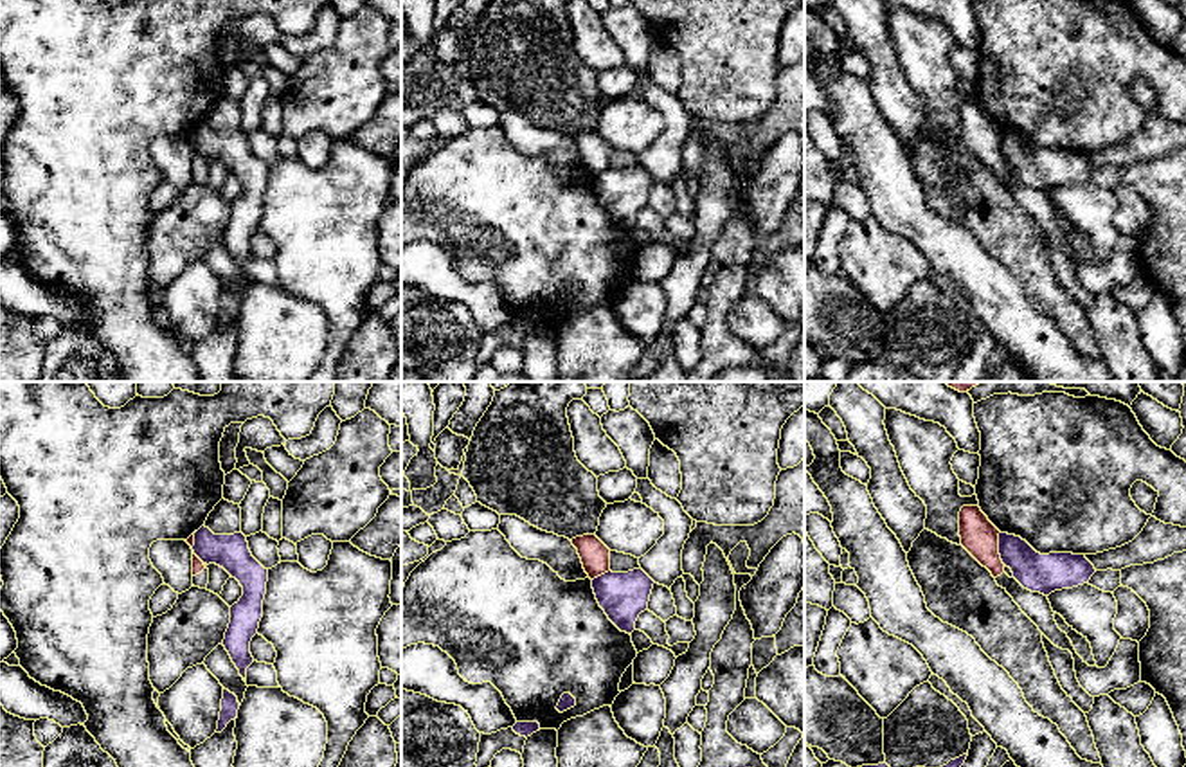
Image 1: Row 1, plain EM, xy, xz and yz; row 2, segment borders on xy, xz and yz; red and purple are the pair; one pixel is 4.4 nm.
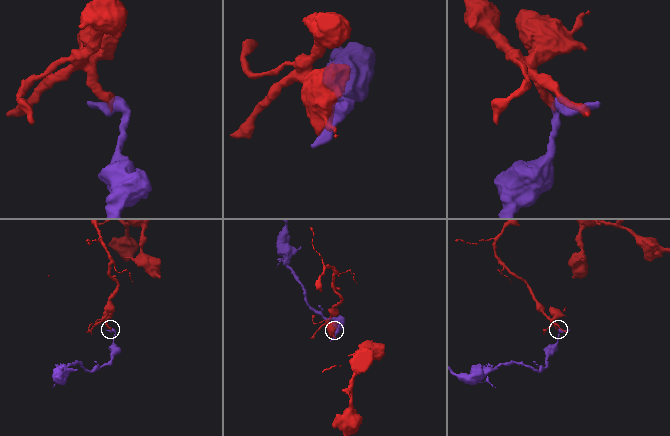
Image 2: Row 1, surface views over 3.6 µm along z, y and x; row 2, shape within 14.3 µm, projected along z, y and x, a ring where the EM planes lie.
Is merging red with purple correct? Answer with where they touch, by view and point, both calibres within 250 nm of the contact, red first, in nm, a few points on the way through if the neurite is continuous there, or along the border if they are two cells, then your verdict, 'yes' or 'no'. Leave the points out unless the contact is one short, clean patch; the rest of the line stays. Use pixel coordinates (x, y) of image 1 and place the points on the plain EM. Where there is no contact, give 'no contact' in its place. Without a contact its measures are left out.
contact yz (997, 144); calibres 170 and 180 nm; border yz (999, 128), (999, 155), (1005, 161); no

